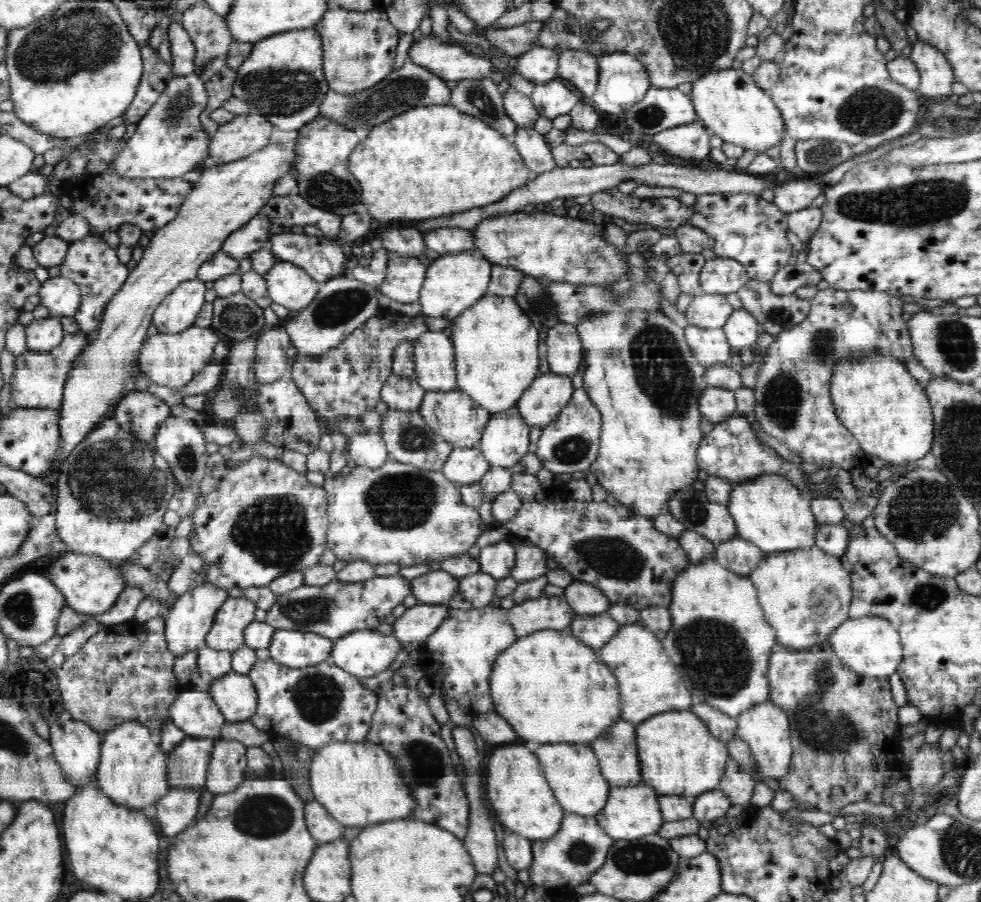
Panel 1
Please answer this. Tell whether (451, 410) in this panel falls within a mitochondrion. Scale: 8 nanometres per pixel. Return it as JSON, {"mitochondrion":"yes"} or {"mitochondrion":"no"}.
{"mitochondrion":"no"}

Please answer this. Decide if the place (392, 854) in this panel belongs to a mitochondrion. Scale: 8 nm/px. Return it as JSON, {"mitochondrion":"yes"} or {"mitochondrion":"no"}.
{"mitochondrion":"no"}

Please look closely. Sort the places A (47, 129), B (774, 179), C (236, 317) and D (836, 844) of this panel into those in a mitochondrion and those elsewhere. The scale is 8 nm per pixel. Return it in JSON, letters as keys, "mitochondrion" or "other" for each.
{"A":"other","B":"other","C":"mitochondrion","D":"other"}

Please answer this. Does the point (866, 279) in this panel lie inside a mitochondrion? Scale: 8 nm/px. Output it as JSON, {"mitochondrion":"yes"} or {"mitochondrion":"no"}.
{"mitochondrion":"no"}

